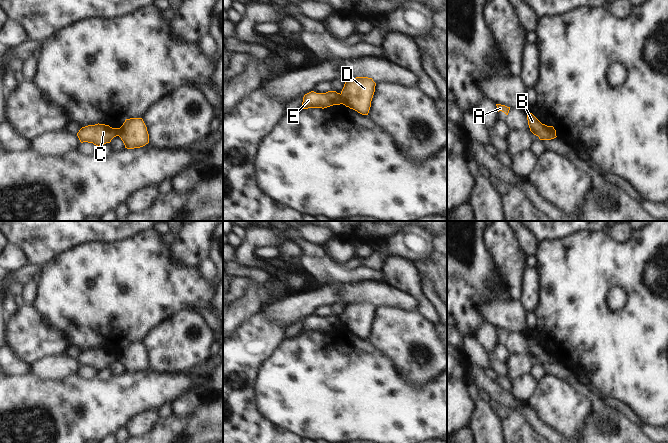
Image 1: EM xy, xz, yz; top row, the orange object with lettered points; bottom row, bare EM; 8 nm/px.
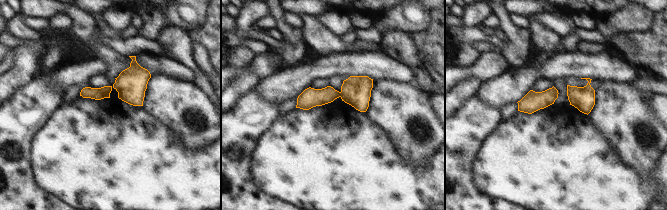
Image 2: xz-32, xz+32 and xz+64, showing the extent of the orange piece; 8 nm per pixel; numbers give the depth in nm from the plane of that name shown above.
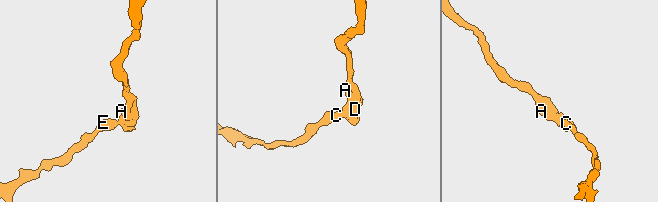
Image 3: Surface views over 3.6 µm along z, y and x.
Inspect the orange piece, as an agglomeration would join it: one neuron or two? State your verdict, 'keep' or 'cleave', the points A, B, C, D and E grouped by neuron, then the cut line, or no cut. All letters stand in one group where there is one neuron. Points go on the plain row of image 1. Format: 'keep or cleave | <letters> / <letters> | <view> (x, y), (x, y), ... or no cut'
cleave | A B D / C E | xz (340, 318), (343, 327)

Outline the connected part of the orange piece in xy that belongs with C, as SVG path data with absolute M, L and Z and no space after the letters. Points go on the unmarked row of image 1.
M98 347L82 351L77 360L81 367L93 367L99 371L110 367L114 361L119 360L119 352L112 352L109 349Z

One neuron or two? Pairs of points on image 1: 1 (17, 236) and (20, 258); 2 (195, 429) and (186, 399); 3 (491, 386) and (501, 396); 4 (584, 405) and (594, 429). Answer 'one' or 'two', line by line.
1: two
2: two
3: one
4: two

